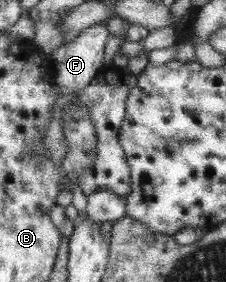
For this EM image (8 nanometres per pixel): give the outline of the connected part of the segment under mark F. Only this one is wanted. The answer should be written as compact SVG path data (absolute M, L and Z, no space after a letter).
M97 24L52 55L54 82L78 94L104 69L105 44L111 32Z

